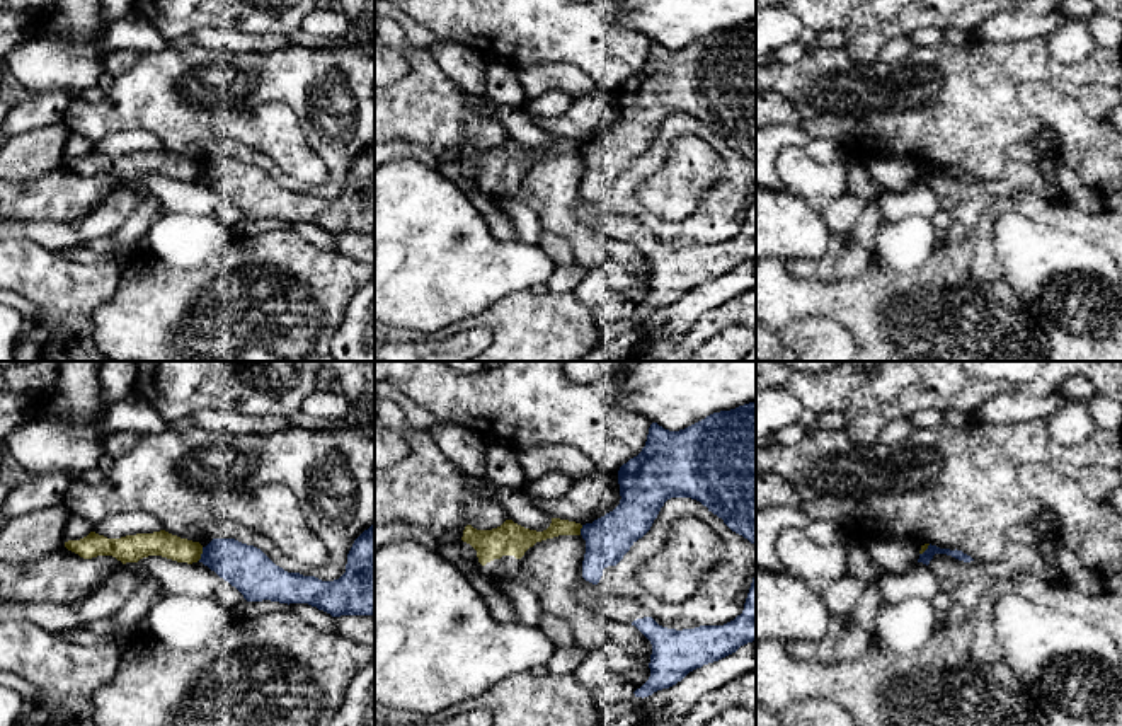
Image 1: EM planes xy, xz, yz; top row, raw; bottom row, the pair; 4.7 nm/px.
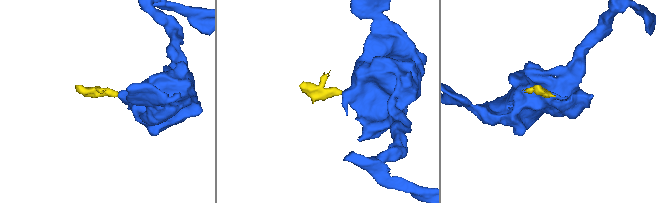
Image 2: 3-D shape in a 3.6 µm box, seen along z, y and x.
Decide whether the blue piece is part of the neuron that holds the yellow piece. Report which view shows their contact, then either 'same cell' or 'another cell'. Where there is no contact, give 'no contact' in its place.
contact in xy; another cell

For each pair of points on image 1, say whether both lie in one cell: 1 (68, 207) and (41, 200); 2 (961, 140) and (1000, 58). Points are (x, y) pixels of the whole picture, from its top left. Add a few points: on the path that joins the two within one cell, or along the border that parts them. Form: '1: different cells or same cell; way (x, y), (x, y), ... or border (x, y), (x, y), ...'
1: same cell; way (62, 200), (48, 200)
2: same cell; way (961, 120), (962, 101), (983, 79)

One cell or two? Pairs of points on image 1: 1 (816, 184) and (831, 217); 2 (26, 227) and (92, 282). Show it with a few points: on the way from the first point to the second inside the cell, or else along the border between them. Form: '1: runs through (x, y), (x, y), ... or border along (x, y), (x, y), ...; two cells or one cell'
1: border along (845, 191), (821, 213); two cells
2: border along (17, 241), (33, 241), (58, 253); two cells

